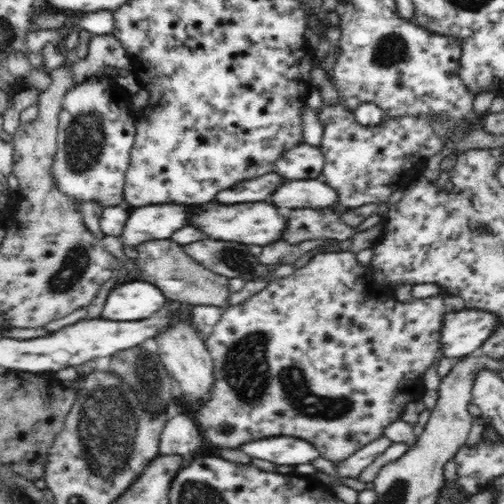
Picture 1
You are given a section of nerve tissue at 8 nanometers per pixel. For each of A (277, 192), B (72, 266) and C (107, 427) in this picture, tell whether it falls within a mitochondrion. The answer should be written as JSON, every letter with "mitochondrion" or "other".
{"A":"other","B":"mitochondrion","C":"mitochondrion"}

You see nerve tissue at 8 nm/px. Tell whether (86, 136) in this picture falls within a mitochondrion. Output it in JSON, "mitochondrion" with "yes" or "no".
{"mitochondrion":"yes"}

